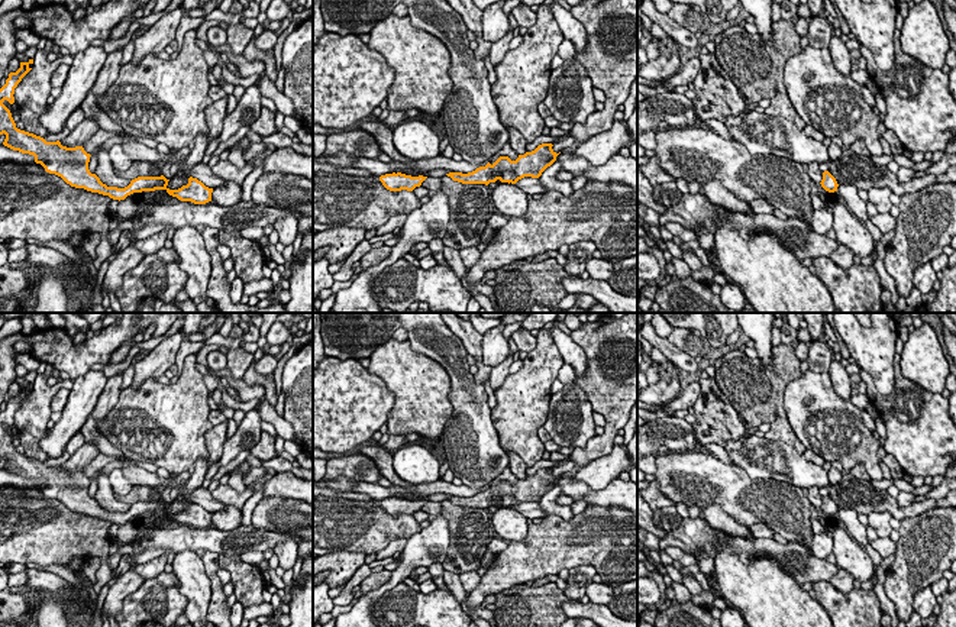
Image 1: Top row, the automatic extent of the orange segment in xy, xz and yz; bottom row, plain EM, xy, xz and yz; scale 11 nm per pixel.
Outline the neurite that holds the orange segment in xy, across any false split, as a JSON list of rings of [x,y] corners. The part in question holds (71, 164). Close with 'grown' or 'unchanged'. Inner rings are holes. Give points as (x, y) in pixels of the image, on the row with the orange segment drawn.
[[[20,62],[16,72],[10,72],[6,84],[0,88],[0,135],[6,135],[4,146],[35,156],[35,162],[41,164],[46,172],[61,177],[67,184],[75,188],[84,188],[91,193],[109,195],[113,200],[125,200],[133,193],[165,190],[169,195],[181,201],[194,204],[206,204],[211,201],[213,188],[206,187],[197,178],[190,177],[188,184],[178,190],[169,190],[168,181],[161,177],[138,177],[125,188],[107,187],[96,174],[88,169],[90,153],[83,146],[67,148],[59,140],[46,142],[43,138],[20,130],[12,117],[10,110],[3,104],[7,100],[14,103],[14,88],[22,78],[32,70],[28,62]]] | unchanged

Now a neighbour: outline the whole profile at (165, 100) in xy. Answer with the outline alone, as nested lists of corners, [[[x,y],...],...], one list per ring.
[[[196,30],[184,35],[183,49],[172,61],[146,55],[138,67],[120,67],[117,80],[97,100],[98,107],[117,123],[126,135],[152,138],[169,149],[188,148],[198,133],[209,136],[204,110],[213,104],[209,97],[209,65],[196,43]]]

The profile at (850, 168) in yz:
[[[850,148],[842,151],[839,159],[829,161],[829,172],[836,178],[837,184],[853,185],[865,191],[888,187],[900,197],[937,182],[936,175],[915,177],[910,182],[901,182],[886,165],[876,165],[869,156],[859,155]]]

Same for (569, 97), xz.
[[[575,58],[552,70],[548,94],[543,100],[561,123],[585,123],[597,111],[591,78]]]

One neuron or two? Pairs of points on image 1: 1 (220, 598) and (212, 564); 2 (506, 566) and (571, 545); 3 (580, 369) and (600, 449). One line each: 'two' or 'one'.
1: one
2: one
3: two

